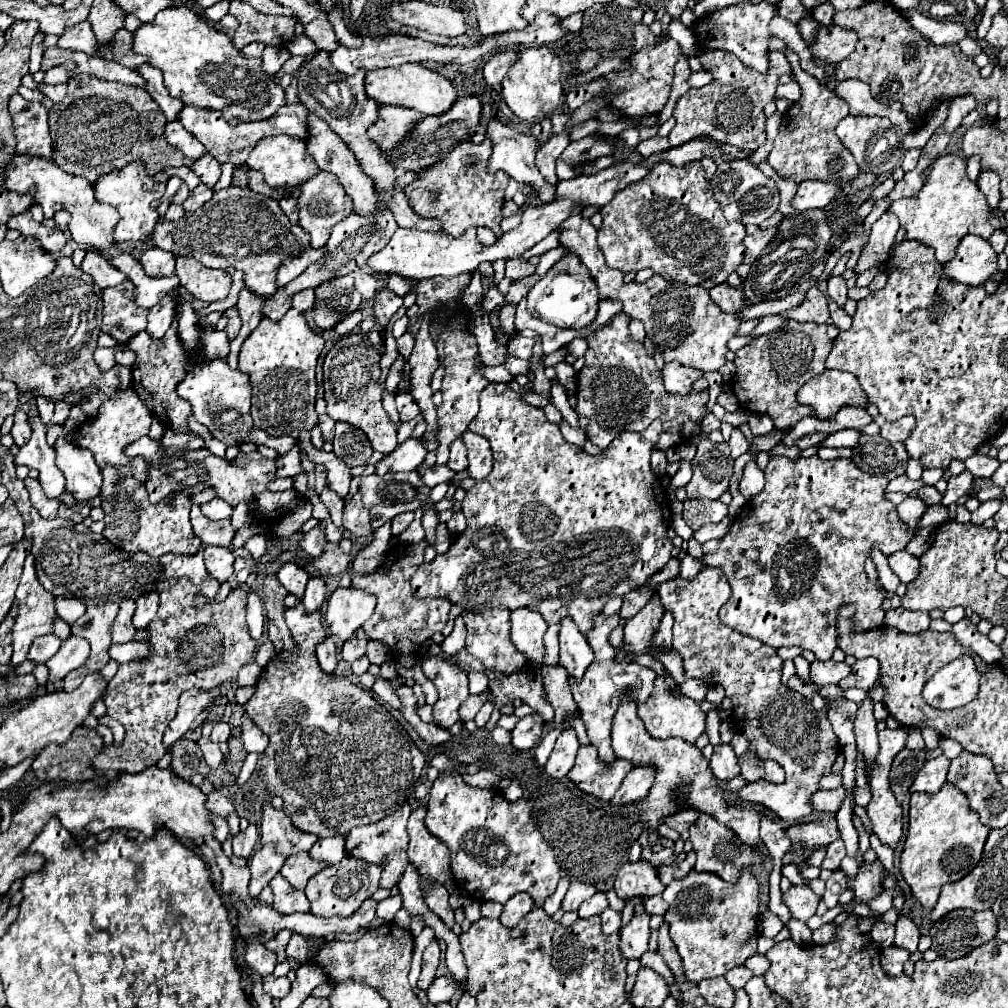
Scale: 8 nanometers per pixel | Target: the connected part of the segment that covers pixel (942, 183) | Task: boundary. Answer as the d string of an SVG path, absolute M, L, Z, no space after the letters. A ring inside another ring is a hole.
M954 153L938 157L930 169L930 177L926 177L926 185L914 197L894 201L888 211L898 215L900 225L906 227L906 237L932 247L940 263L954 259L956 247L966 235L980 235L982 239L988 239L994 231L1006 229L1004 211L988 207L978 185L968 179L966 163Z

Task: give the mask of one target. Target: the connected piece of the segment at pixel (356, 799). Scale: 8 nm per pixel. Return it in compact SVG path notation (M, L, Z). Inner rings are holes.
M296 605L286 609L284 619L298 649L276 653L268 661L258 679L254 697L244 705L244 713L270 737L270 745L258 761L260 771L254 779L252 797L256 801L264 801L268 795L280 795L284 799L286 815L306 833L314 833L318 837L336 833L346 835L352 827L380 821L394 813L394 809L408 803L420 781L426 757L414 745L398 719L366 689L342 679L340 675L322 673L316 659L316 645L328 635L322 627L320 611L306 613L304 605Z

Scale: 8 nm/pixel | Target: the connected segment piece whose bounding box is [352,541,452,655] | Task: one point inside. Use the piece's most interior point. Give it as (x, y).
(404, 623)

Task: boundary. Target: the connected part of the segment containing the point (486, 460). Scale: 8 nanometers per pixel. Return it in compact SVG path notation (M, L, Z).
M466 431L462 435L462 443L466 445L470 477L476 481L486 477L492 467L492 449L490 449L488 439L484 439L482 435L476 435L472 431Z

